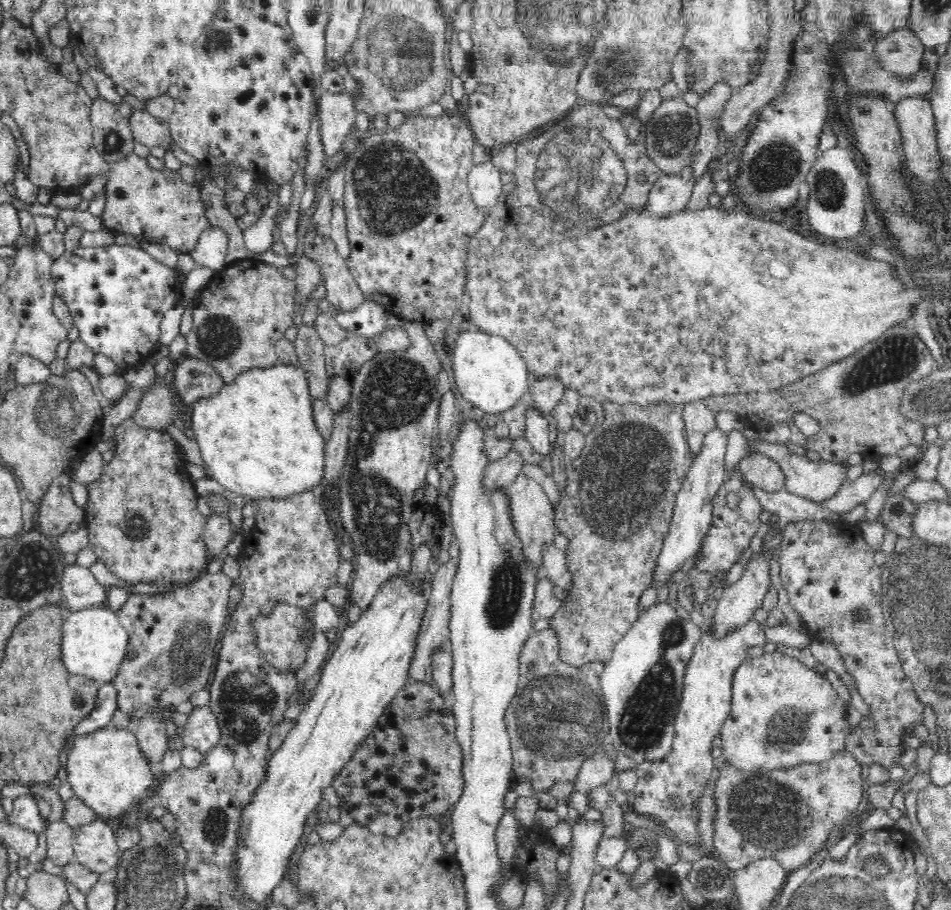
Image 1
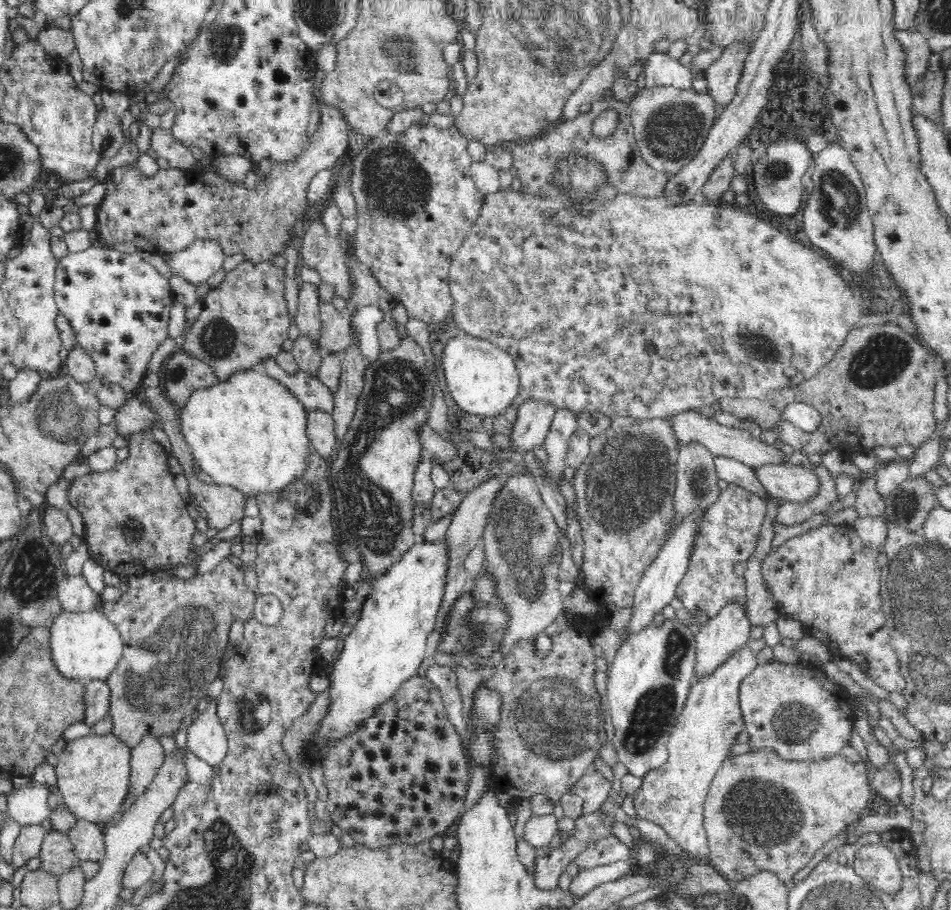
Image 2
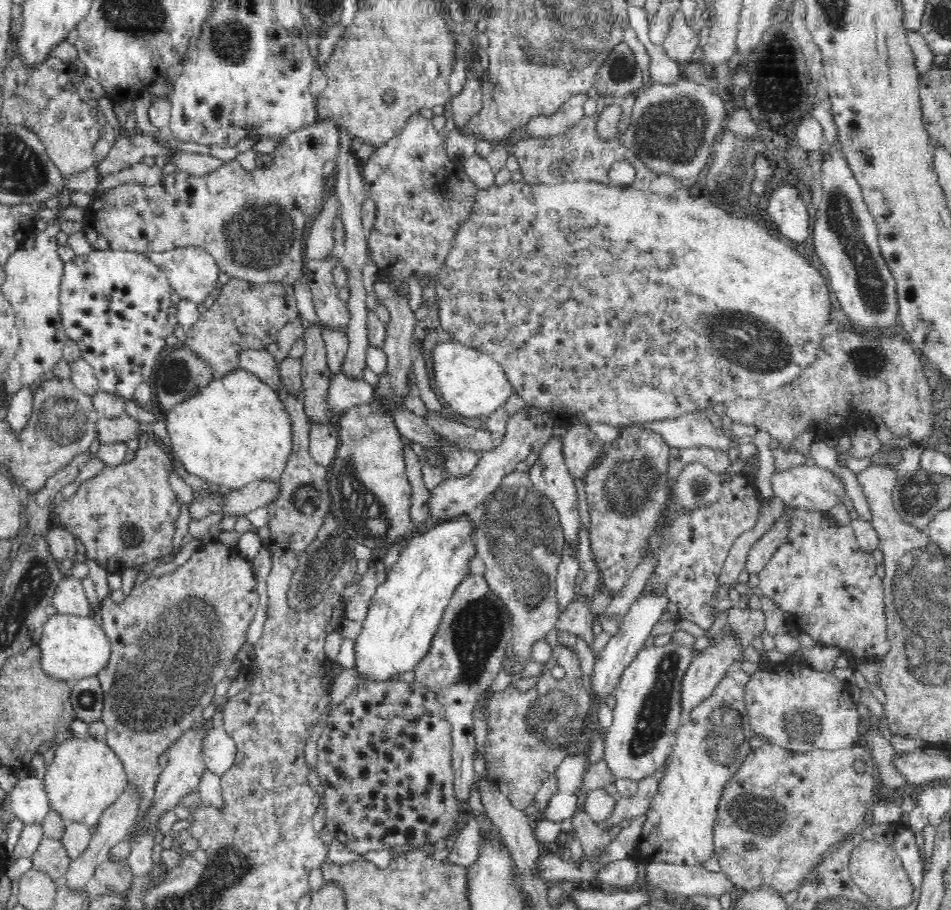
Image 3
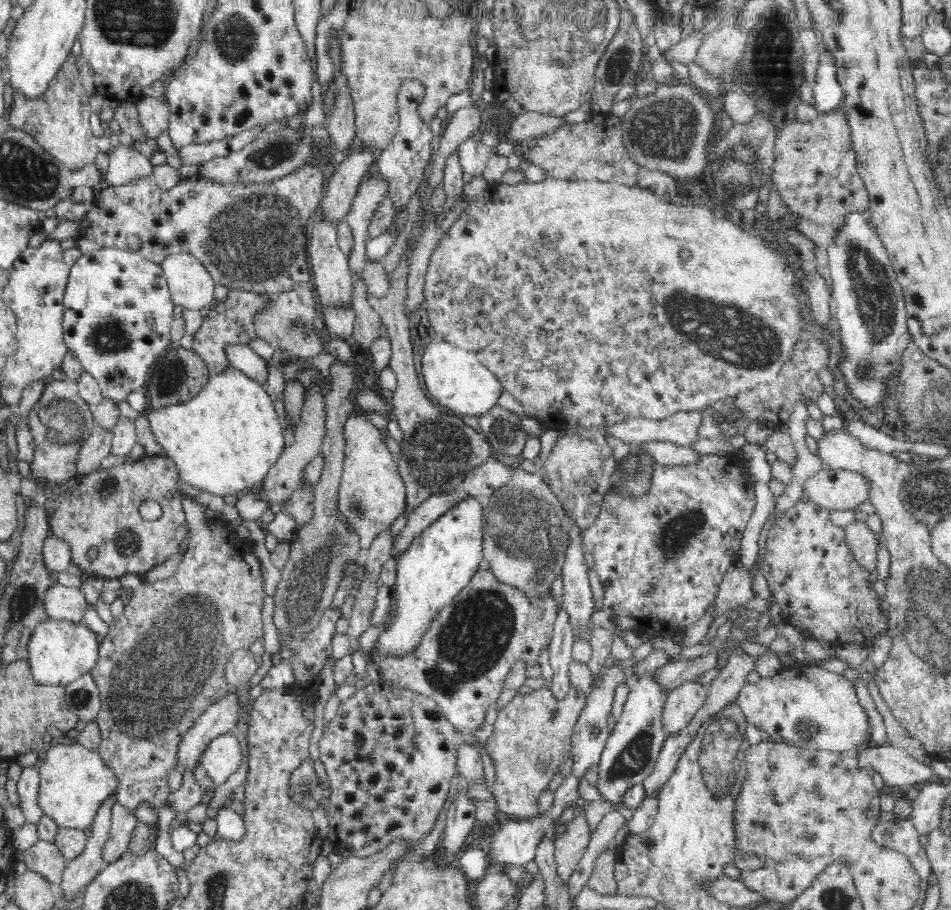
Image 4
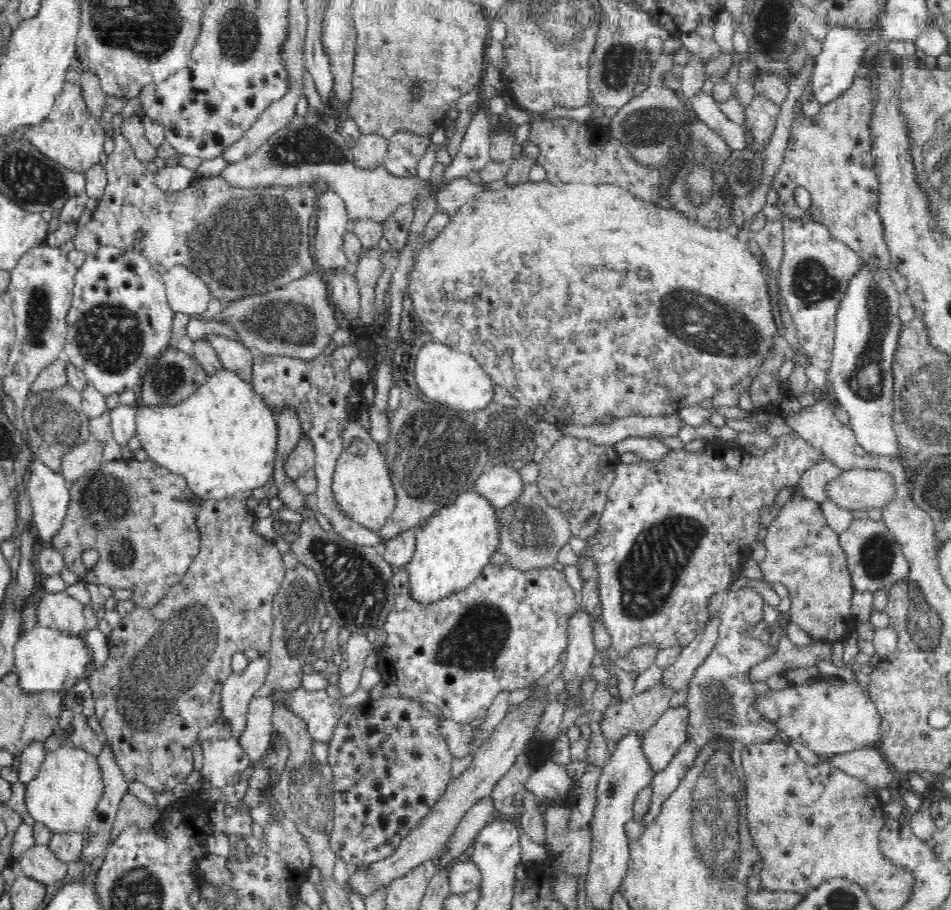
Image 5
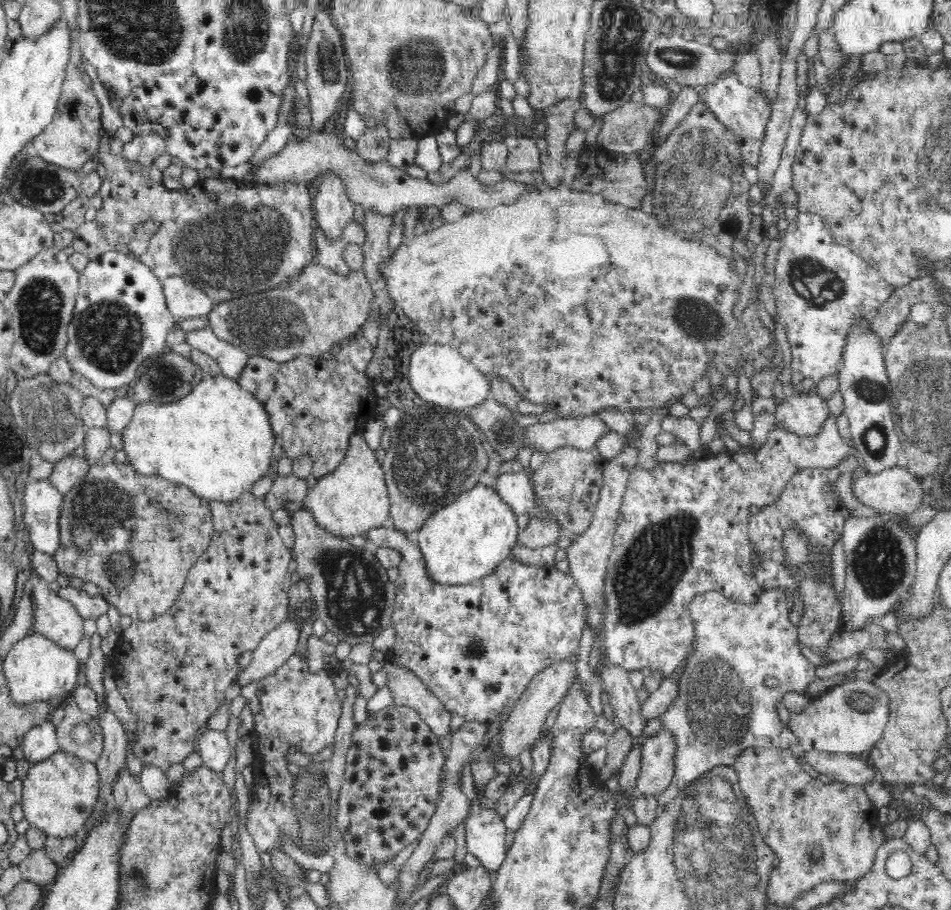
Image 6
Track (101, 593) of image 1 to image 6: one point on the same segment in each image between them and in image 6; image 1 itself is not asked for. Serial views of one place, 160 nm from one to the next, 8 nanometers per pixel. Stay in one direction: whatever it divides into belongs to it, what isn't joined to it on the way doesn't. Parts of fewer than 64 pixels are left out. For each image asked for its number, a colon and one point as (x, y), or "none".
2: (75, 594)
3: (70, 598)
4: (62, 602)
5: (59, 610)
6: (57, 618)

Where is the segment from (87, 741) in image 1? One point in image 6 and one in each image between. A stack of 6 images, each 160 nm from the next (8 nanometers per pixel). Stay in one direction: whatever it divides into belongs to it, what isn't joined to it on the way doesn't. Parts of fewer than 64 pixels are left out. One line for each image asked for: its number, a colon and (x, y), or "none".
2: (93, 772)
3: (86, 776)
4: (75, 781)
5: (63, 796)
6: (58, 794)

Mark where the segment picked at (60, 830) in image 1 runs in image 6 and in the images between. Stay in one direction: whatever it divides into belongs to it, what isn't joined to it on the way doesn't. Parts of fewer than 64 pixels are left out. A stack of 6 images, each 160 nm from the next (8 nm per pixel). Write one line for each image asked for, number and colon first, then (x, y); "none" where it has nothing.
2: (57, 856)
3: (51, 856)
4: (45, 857)
5: (39, 862)
6: (37, 867)

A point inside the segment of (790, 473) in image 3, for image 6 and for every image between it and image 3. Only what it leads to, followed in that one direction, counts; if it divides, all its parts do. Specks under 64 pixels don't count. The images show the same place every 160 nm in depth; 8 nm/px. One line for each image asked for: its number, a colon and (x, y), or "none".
4: (833, 489)
5: (858, 489)
6: (895, 490)

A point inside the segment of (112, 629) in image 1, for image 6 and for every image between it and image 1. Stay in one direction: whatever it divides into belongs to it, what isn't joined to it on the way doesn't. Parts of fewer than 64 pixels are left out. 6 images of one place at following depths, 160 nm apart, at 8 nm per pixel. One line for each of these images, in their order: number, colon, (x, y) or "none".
2: (86, 646)
3: (73, 647)
4: (60, 651)
5: (46, 658)
6: (37, 669)

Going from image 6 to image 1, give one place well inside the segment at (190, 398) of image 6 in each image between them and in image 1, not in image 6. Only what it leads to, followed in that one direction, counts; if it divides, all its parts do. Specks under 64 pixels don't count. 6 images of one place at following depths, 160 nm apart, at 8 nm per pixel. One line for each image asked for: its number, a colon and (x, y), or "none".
1: (258, 437)
2: (250, 432)
3: (236, 431)
4: (226, 438)
5: (222, 439)

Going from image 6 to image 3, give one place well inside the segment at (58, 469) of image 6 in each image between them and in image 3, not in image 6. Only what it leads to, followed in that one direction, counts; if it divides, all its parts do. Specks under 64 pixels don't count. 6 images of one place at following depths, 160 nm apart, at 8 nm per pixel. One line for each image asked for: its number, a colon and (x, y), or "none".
3: (124, 428)
4: (96, 448)
5: (88, 456)

